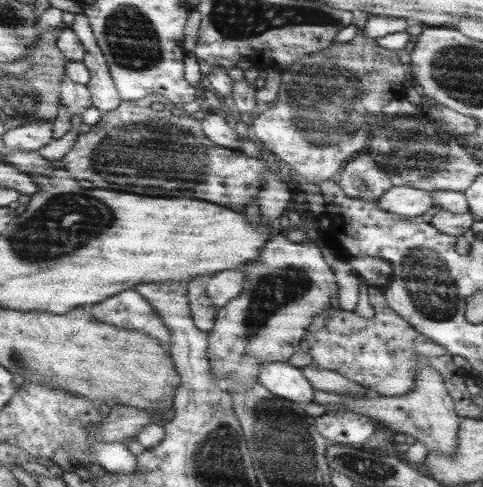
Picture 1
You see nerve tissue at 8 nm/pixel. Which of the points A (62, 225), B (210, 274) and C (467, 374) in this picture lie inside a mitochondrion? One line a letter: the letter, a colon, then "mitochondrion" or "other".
A: mitochondrion
B: other
C: other

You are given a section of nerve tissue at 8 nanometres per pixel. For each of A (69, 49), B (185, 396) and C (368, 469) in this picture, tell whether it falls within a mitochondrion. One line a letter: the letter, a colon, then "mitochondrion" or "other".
A: other
B: other
C: mitochondrion

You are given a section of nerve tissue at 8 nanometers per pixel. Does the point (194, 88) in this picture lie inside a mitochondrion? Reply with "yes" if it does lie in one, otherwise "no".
no

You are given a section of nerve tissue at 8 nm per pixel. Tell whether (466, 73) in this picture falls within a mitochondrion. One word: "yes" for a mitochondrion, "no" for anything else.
yes

